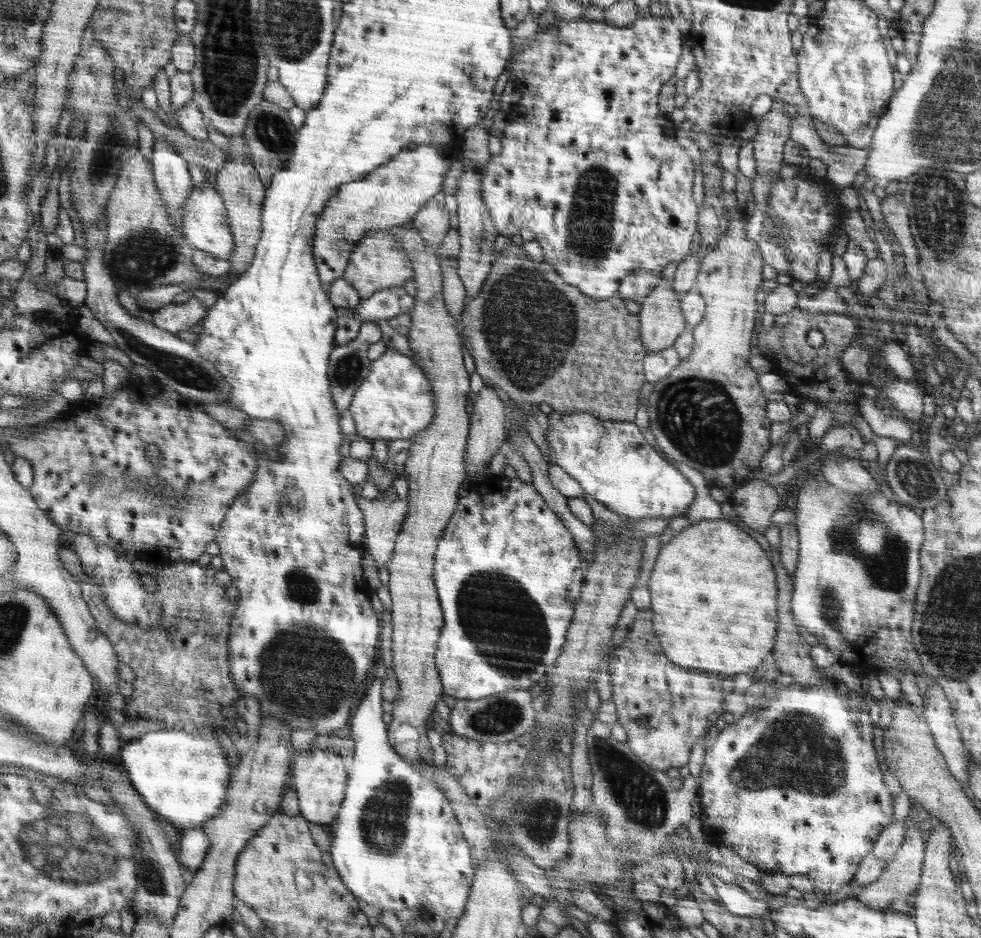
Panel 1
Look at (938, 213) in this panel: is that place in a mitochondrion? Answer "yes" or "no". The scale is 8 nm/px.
yes

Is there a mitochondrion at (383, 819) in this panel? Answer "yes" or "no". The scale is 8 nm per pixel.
yes

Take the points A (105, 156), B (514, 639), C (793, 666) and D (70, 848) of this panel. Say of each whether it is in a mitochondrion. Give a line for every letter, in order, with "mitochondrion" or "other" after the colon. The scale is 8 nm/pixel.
A: mitochondrion
B: mitochondrion
C: other
D: mitochondrion

